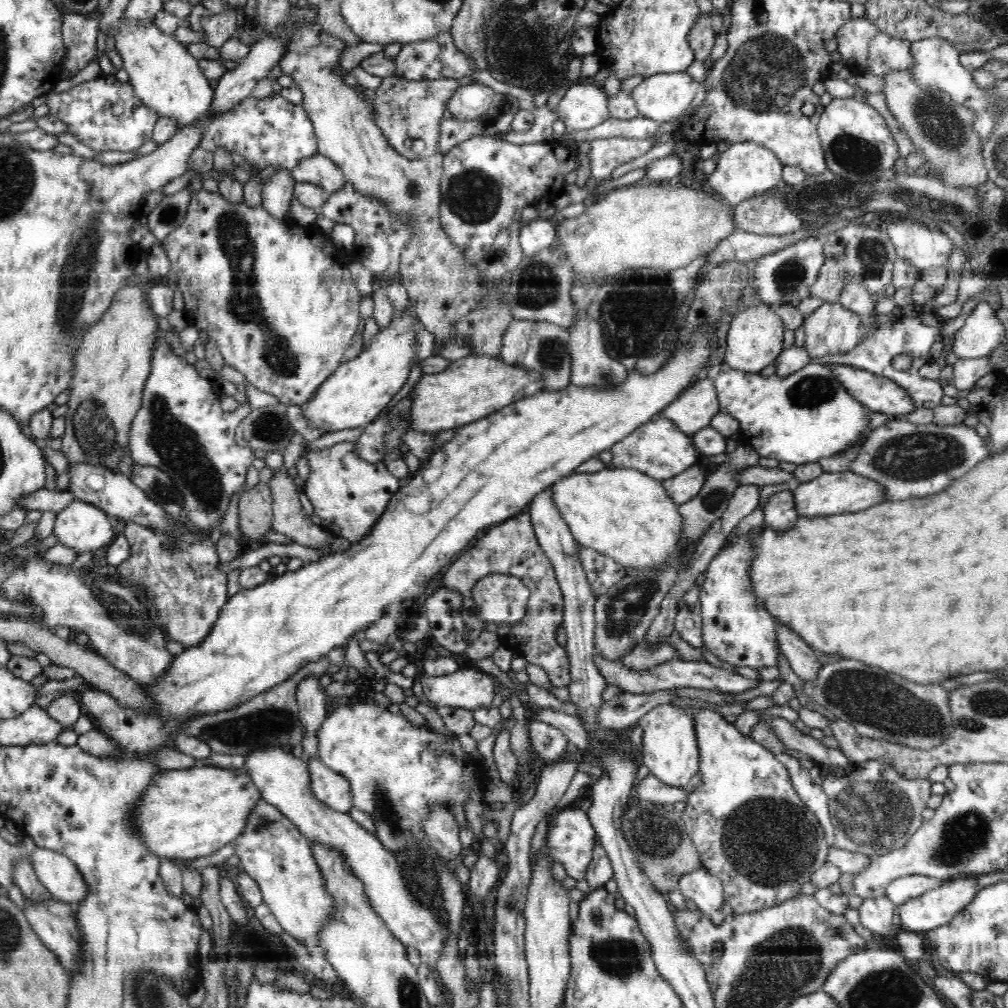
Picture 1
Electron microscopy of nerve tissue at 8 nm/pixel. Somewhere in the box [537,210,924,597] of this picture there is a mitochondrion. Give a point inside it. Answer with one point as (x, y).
(637, 307)

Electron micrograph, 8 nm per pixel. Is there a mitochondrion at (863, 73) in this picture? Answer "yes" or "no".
no

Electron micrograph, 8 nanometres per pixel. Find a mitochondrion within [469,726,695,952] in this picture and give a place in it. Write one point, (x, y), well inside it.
(656, 835)

